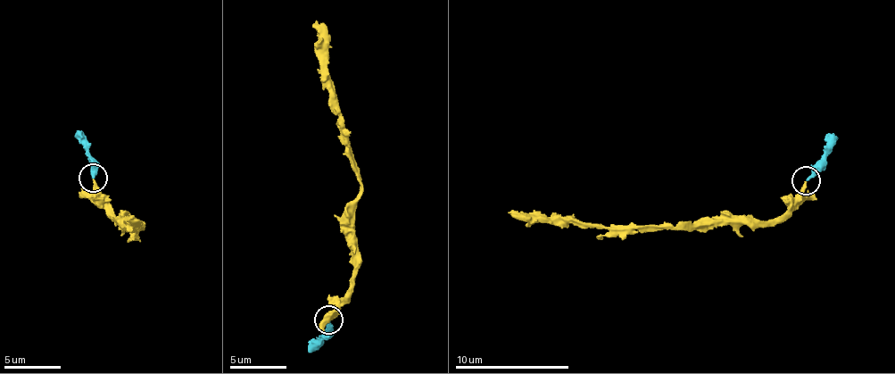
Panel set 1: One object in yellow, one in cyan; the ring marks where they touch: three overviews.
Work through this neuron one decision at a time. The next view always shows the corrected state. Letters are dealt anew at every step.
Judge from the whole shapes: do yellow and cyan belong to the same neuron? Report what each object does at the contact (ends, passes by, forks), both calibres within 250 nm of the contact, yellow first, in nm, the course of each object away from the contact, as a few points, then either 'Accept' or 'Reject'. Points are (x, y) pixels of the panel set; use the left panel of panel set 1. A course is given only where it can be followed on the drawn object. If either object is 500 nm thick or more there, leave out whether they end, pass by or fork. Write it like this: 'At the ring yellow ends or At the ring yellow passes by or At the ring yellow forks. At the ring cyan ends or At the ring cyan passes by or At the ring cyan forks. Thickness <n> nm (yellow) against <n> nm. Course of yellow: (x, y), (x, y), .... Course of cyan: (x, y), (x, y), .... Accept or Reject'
At the ring yellow ends. At the ring cyan ends. Thickness 280 nm (yellow) against 320 nm. Course of yellow: (94, 179), (100, 203), (118, 218), (145, 227), (134, 228), (137, 228), (130, 221), (138, 222), (131, 217). Course of cyan: (94, 177), (87, 139), (77, 130). Accept

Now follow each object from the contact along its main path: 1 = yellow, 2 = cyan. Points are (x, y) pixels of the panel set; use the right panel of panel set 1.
1: (807, 182), (791, 205), (774, 220), (690, 223), (683, 226), (598, 226), (556, 217), (517, 218), (507, 211)
2: (807, 179), (835, 133)

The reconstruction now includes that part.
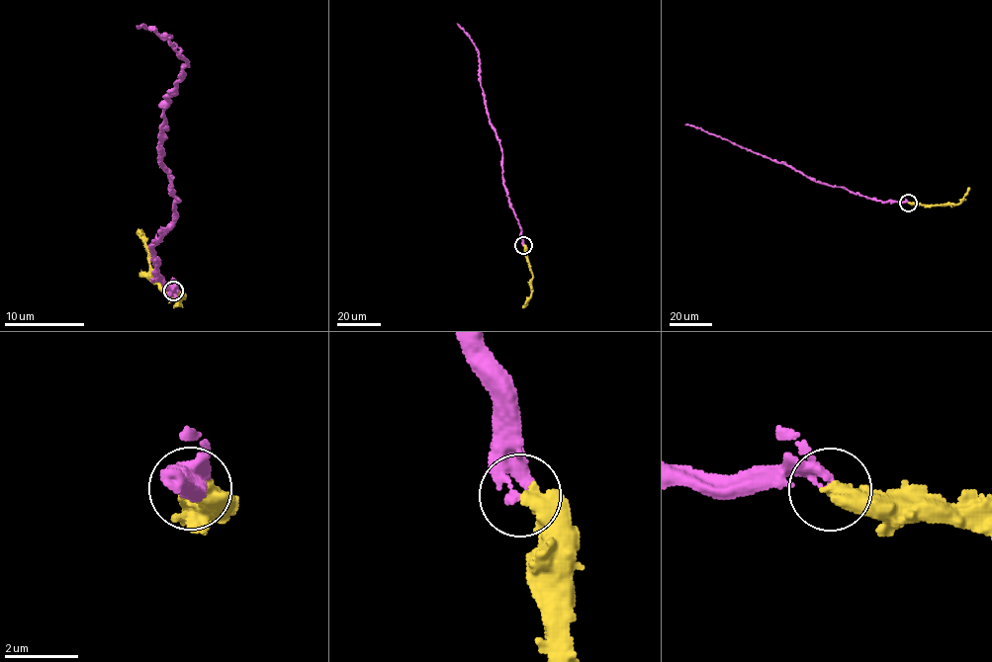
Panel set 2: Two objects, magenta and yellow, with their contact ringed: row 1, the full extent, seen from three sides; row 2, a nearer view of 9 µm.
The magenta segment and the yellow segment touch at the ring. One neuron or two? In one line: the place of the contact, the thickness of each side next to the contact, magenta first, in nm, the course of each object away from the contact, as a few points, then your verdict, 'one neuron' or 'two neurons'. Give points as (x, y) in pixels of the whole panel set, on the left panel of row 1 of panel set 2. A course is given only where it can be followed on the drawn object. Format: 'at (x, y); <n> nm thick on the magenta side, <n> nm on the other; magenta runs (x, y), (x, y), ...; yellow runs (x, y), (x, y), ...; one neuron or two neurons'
at (173, 290); 240 nm thick on the magenta side, 500 nm on the other; magenta runs (173, 290), (153, 249), (176, 219), (173, 179), (160, 162), (162, 114), (188, 63), (168, 38), (135, 25); yellow runs (173, 290), (177, 294), (172, 293), (173, 296), (184, 296), (166, 292), (150, 266), (144, 235), (137, 229); one neuron

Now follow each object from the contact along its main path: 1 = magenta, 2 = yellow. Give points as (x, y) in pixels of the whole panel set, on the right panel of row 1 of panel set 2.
1: (908, 203), (881, 202), (811, 180), (784, 164), (684, 124)
2: (908, 203), (958, 205), (969, 188)

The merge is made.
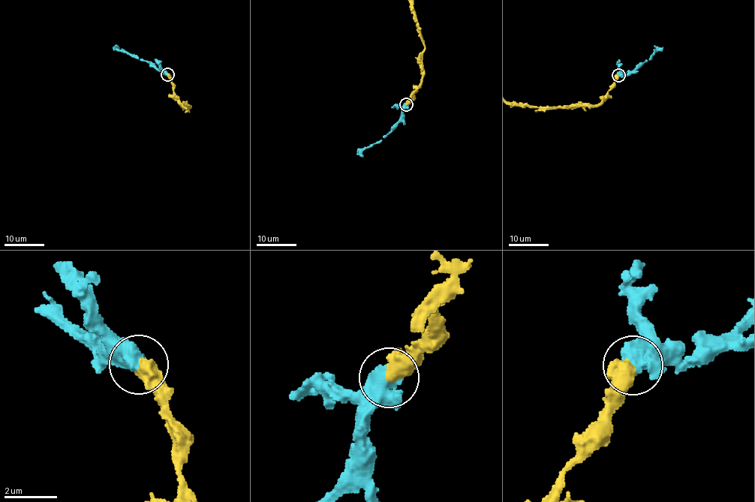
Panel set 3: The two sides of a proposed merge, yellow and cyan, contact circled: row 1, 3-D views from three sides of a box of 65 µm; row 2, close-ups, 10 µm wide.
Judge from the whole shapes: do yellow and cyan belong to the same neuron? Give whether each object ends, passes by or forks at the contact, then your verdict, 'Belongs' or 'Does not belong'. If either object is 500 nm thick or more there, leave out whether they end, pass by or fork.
Belongs

